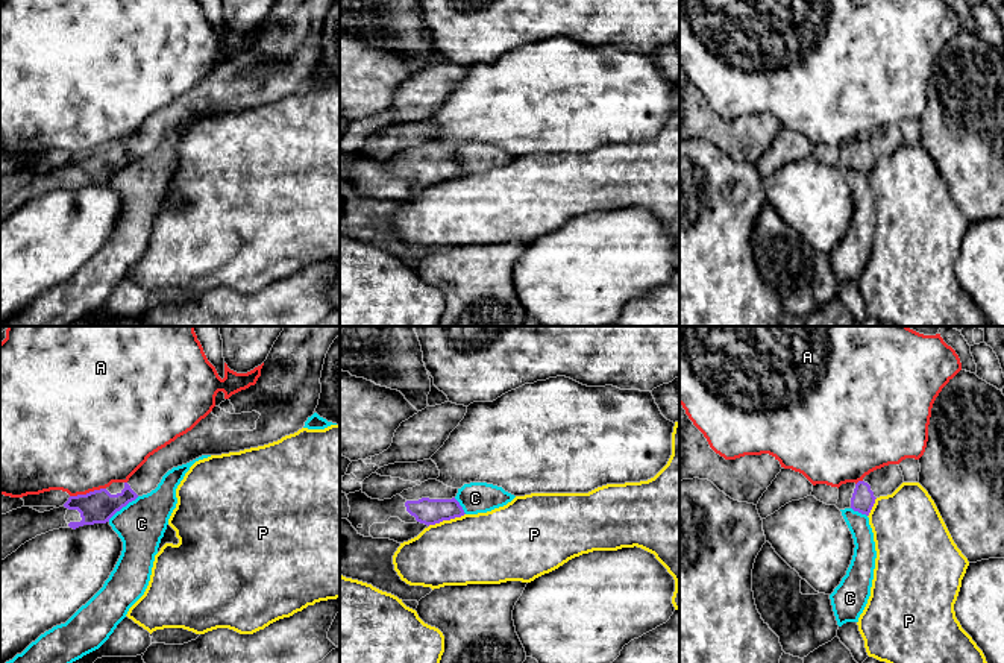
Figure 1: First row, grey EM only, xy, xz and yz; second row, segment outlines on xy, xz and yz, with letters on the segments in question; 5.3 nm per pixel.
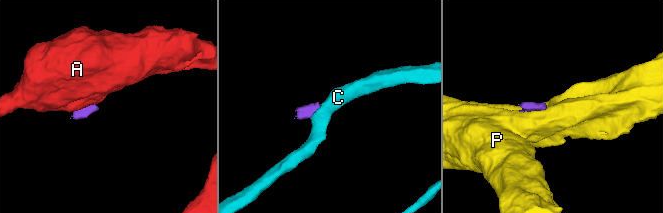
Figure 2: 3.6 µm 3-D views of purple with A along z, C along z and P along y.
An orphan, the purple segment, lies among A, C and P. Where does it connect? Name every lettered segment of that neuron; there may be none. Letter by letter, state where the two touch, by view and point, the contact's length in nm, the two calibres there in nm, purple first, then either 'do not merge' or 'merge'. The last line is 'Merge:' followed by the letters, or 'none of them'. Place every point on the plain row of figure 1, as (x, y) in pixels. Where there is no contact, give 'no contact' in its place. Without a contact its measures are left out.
A: contact xy (87, 153); length 200 nm; calibres 180 and 480 nm; do not merge
C: contact xy (123, 166); length 220 nm; calibres 180 and 260 nm; do not merge
P: contact xz (446, 179); length 220 nm; calibres 140 and 380 nm; do not merge
Merge: none of them

